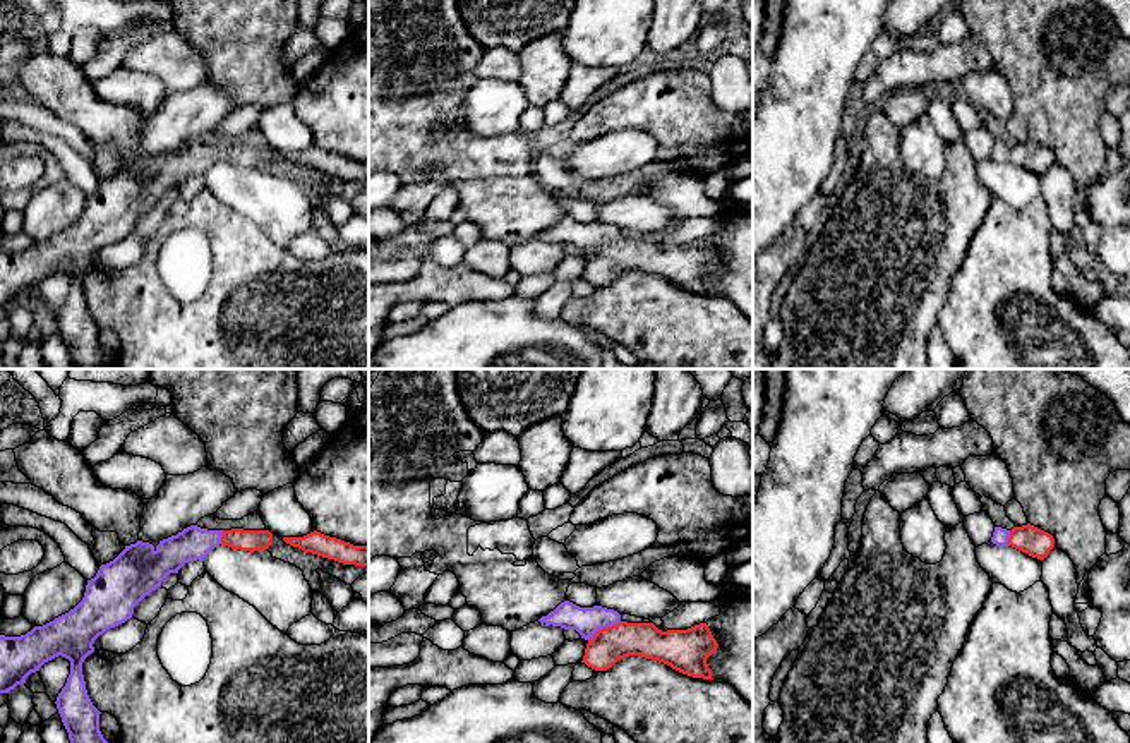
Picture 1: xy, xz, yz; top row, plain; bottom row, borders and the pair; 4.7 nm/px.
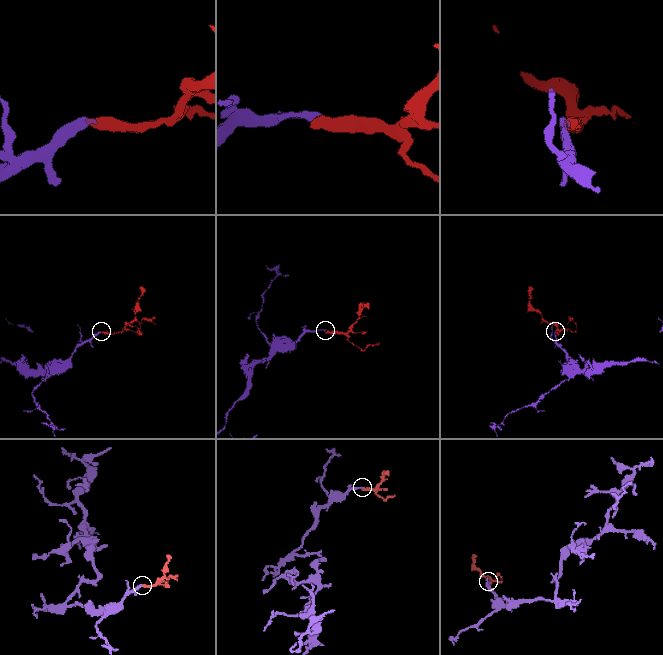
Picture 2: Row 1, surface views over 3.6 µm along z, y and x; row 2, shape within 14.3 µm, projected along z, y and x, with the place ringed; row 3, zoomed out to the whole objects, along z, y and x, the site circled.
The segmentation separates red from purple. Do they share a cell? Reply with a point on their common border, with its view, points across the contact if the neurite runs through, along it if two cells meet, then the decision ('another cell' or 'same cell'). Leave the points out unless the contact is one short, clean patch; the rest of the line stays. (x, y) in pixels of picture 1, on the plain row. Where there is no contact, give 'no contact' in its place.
xz (604, 244) | across xz (611, 259), (604, 244), (587, 237) | same cell

